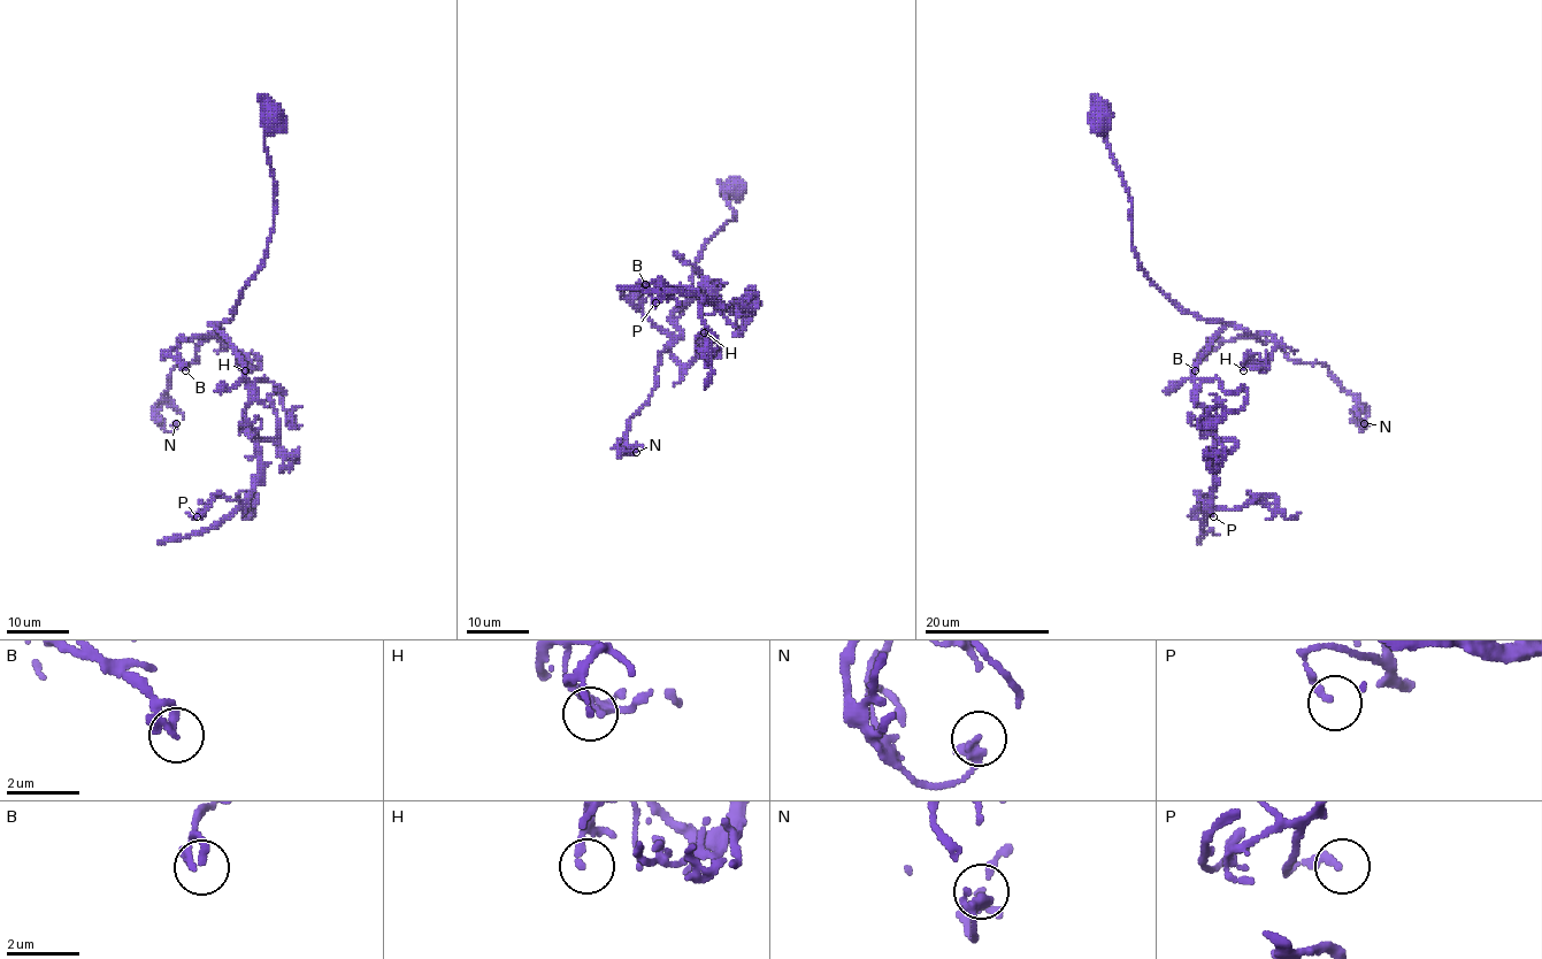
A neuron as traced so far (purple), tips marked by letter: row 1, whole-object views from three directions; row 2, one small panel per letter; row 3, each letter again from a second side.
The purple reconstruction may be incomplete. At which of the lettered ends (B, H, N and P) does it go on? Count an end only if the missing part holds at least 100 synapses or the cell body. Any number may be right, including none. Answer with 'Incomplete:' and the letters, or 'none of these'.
Incomplete: none of these

